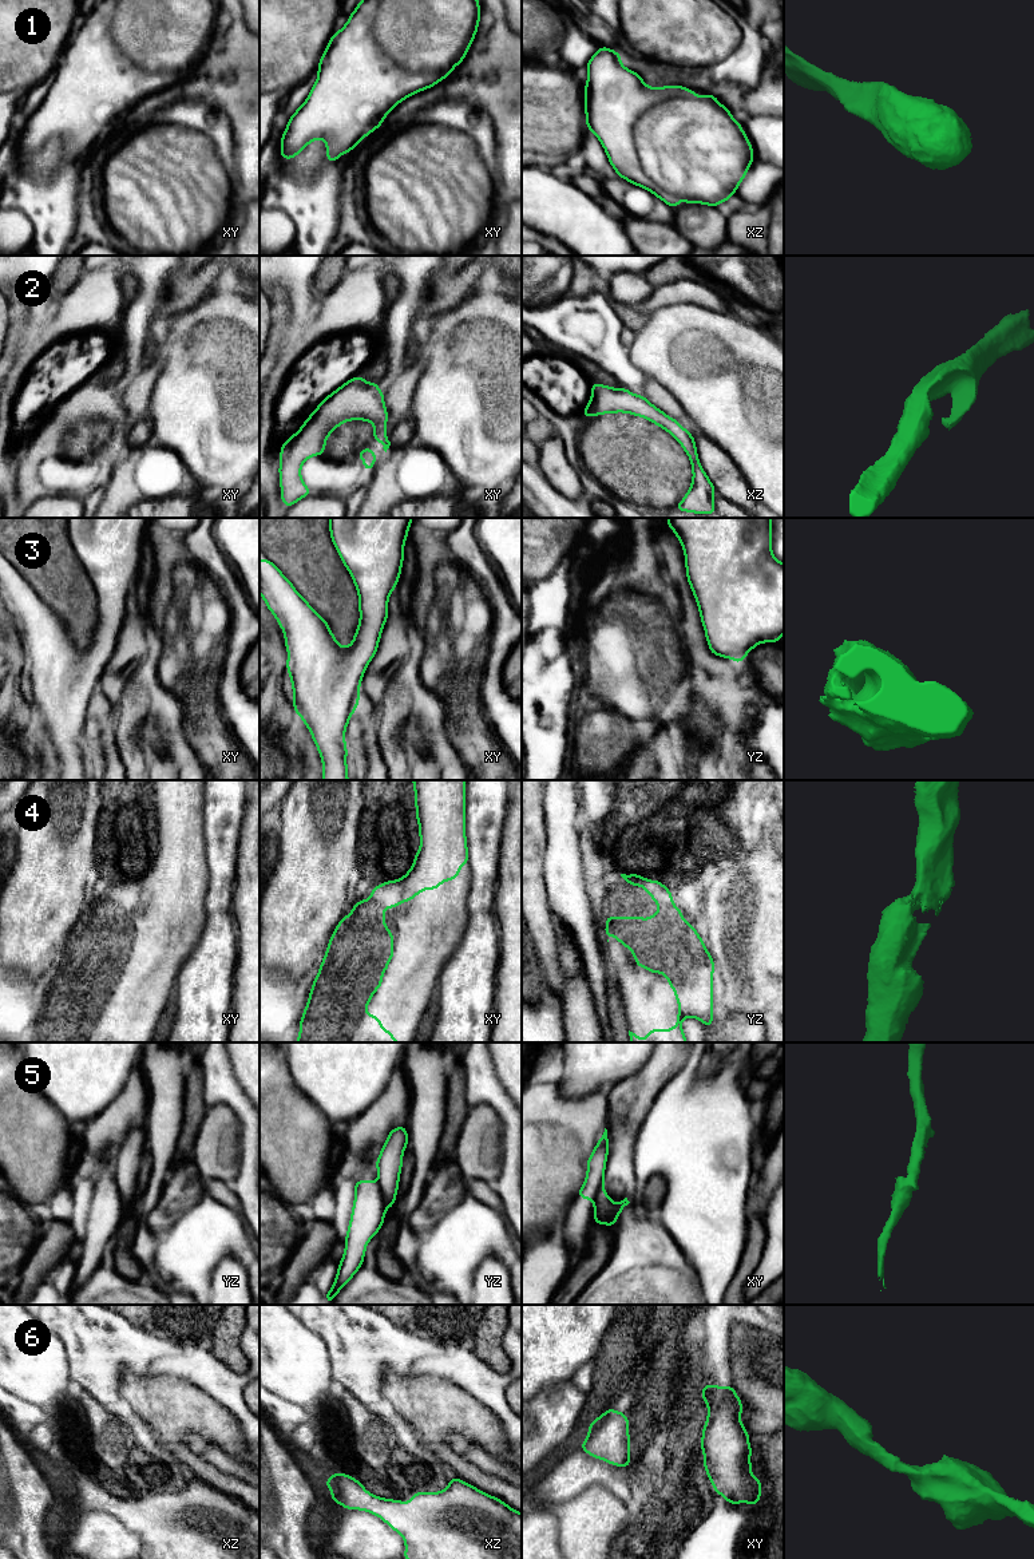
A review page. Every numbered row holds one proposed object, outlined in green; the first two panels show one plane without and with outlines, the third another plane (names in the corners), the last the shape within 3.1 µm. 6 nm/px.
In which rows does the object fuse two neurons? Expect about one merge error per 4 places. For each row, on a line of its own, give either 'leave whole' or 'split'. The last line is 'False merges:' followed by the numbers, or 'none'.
1: leave whole
2: leave whole
3: leave whole
4: leave whole
5: split
6: leave whole
False merges: 5

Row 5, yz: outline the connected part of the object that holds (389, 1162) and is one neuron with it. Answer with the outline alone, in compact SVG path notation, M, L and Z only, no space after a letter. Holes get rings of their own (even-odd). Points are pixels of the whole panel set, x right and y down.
M395 1127L376 1160L379 1184L383 1192L385 1208L396 1202L400 1172L403 1167L403 1154L408 1145L407 1127Z

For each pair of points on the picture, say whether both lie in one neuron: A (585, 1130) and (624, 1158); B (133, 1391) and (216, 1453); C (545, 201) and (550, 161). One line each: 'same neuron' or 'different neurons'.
A: different neurons
B: different neurons
C: different neurons

